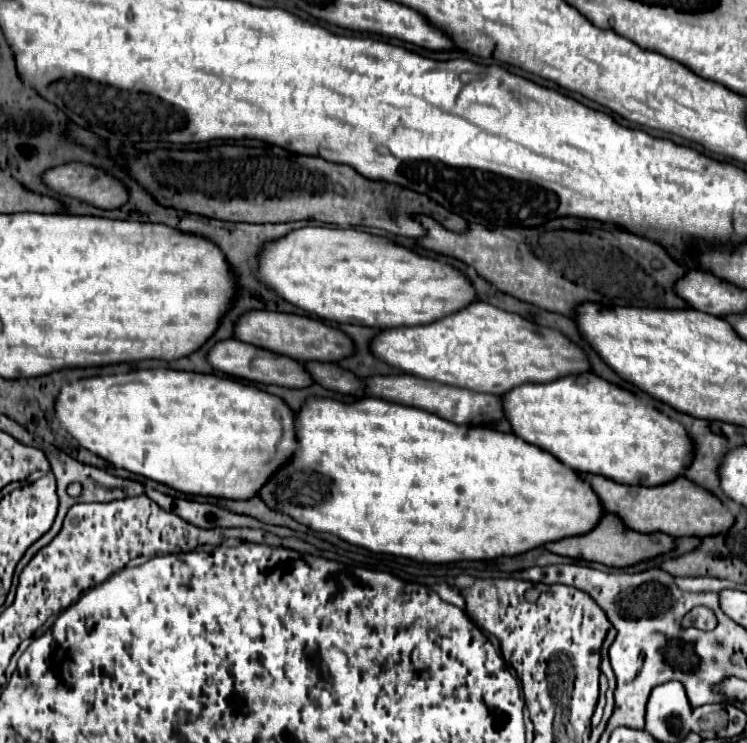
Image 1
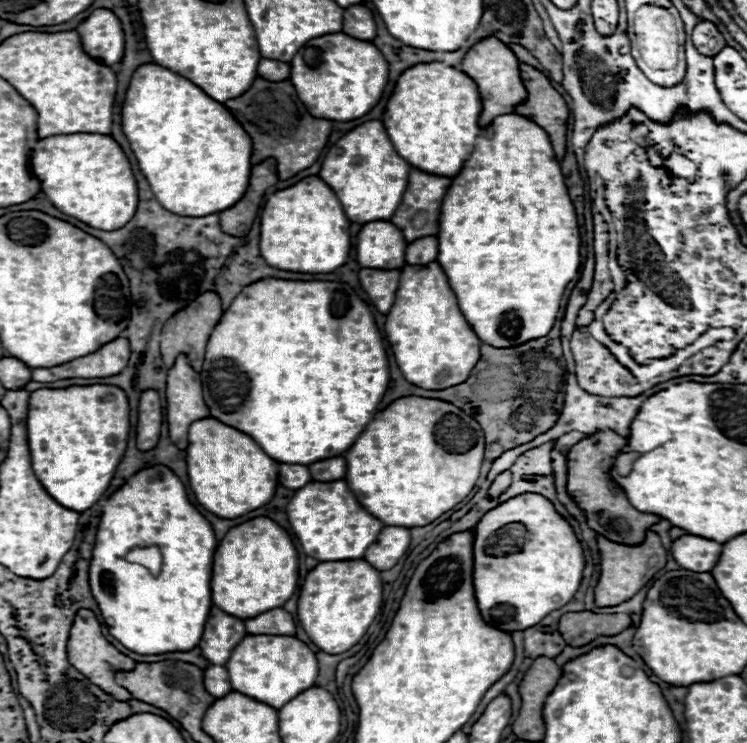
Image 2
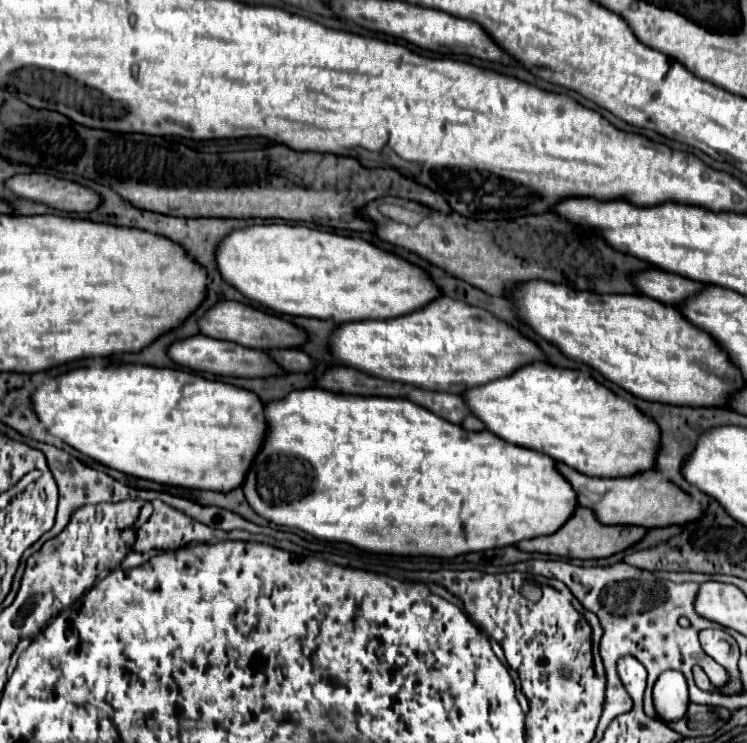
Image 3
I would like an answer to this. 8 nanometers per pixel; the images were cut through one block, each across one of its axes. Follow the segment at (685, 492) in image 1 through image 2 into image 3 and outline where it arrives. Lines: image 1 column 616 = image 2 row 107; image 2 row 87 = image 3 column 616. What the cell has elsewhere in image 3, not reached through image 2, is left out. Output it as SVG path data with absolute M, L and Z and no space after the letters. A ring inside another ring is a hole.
M556 462L556 470L568 482L572 482L570 486L576 492L578 504L588 506L596 514L598 522L656 528L656 526L684 524L684 522L700 518L700 504L692 496L684 494L674 482L664 478L664 474L660 474L658 470L646 470L646 472L634 474L634 476L626 476L626 478L584 476L562 462Z

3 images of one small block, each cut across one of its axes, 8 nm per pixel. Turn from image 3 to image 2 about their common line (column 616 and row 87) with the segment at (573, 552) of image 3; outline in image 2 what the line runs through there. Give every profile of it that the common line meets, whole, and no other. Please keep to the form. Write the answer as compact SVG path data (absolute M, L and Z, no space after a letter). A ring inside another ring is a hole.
M520 64L520 76L524 80L528 98L514 112L526 116L544 128L554 146L556 158L562 160L566 154L566 122L568 106L564 98L550 86L550 80L528 64Z

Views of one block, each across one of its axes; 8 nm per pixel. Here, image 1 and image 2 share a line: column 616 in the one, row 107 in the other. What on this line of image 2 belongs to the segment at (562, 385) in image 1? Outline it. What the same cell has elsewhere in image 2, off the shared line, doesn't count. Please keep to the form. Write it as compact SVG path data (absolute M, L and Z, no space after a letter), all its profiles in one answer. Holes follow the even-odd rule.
M442 62L416 64L402 72L386 104L384 128L394 150L414 168L454 178L470 158L480 132L478 116L482 112L480 92L464 72Z

